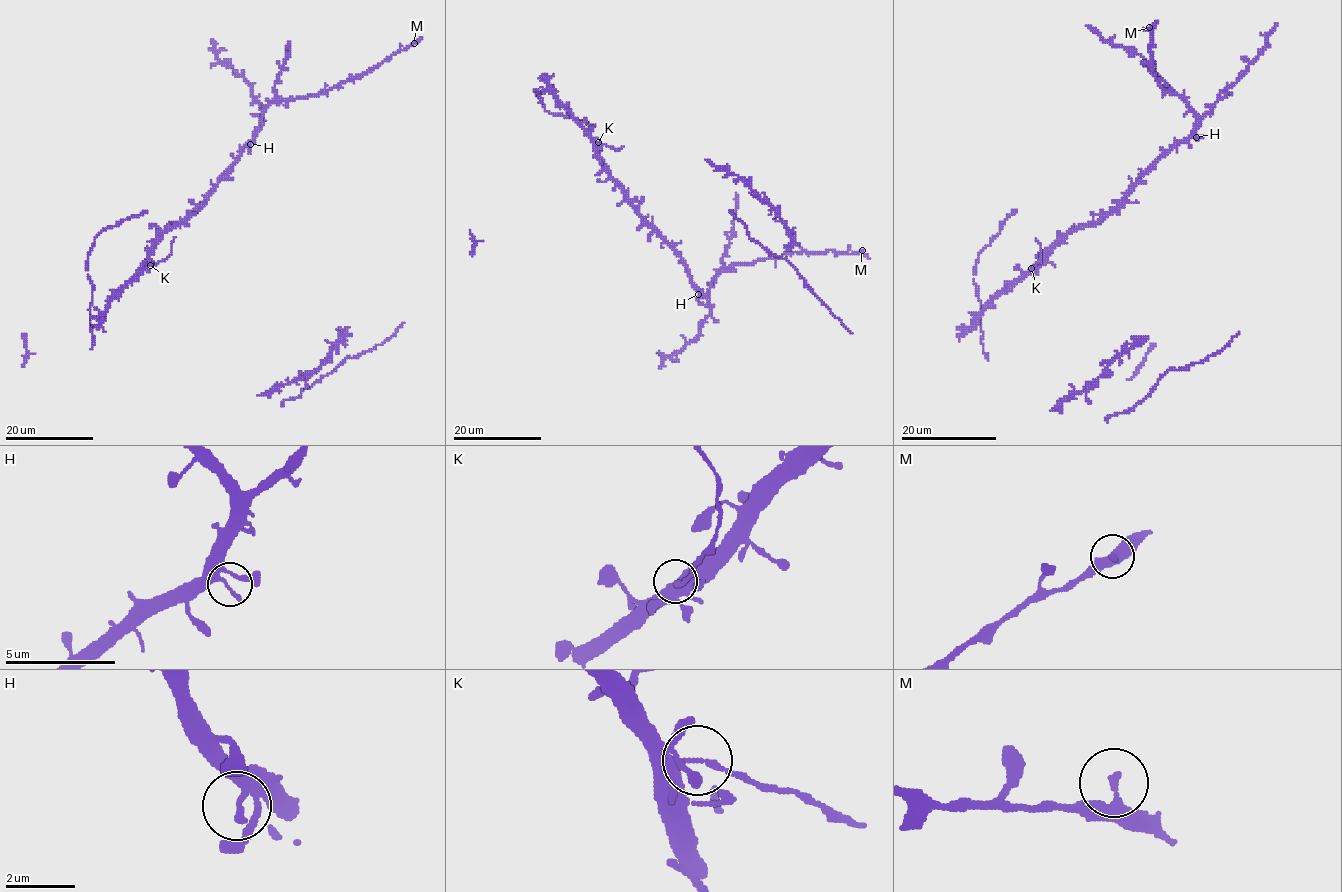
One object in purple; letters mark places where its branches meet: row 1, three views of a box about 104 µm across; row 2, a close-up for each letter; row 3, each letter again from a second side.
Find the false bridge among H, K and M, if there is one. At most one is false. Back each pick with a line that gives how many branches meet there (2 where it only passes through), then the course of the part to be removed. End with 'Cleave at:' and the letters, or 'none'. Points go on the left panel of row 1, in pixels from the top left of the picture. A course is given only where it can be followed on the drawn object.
K: 2 branches meet; foreign part runs (150, 265), (162, 262), (171, 254), (175, 236)
Cleave at: K

